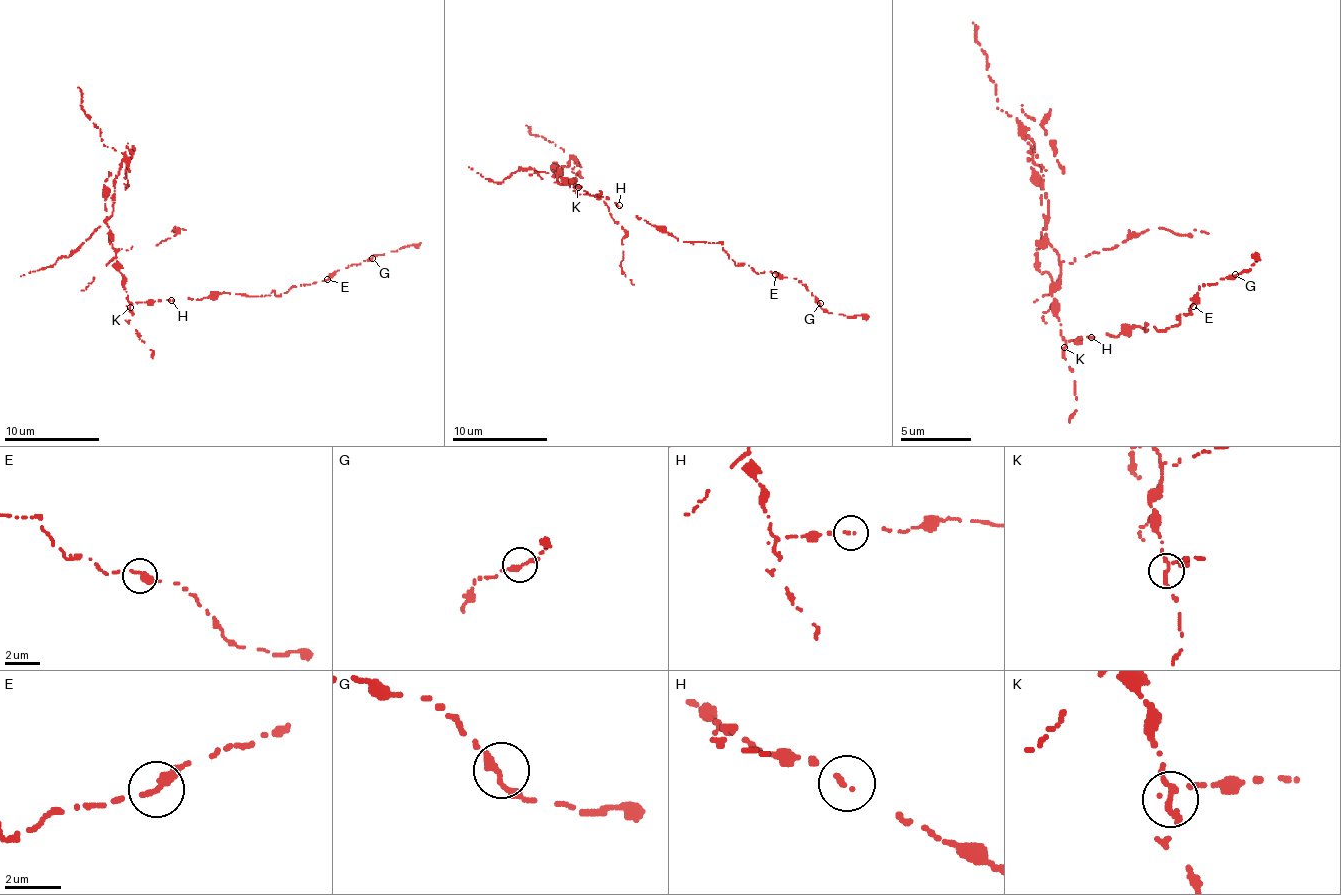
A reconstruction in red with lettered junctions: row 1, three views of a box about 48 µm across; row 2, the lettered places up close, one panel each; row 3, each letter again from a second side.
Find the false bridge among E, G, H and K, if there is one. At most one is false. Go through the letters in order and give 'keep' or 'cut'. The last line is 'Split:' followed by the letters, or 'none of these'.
E: keep
G: keep
H: keep
K: cut
Split: K

